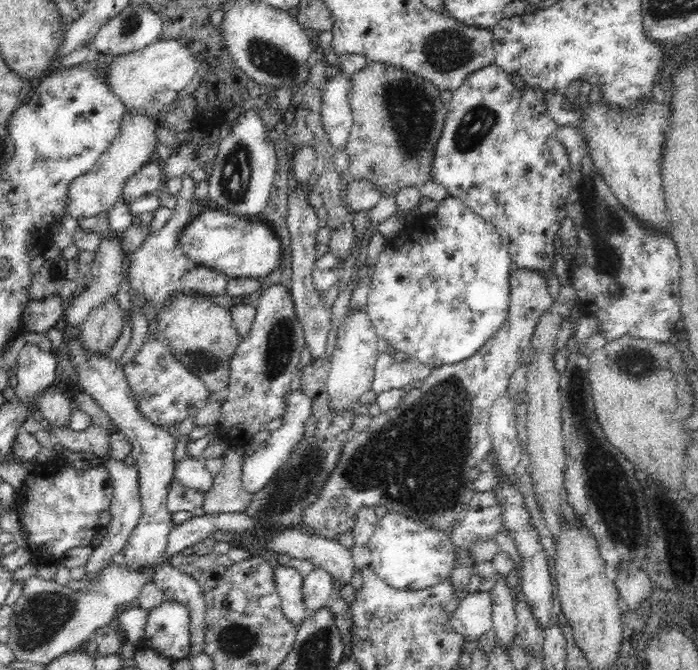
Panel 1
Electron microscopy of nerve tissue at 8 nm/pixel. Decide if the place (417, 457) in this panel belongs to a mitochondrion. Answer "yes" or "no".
yes

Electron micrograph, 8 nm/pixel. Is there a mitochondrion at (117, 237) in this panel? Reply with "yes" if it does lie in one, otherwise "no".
no

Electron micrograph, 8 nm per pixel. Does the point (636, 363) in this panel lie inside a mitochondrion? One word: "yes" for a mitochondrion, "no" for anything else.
yes

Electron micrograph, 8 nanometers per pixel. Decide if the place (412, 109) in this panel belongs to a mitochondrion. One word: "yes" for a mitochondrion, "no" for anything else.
yes

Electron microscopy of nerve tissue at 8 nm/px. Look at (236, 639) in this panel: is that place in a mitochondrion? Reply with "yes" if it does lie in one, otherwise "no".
yes

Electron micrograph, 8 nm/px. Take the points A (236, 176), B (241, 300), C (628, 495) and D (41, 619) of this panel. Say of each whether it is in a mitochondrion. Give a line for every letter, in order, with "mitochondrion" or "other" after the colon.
A: mitochondrion
B: other
C: other
D: mitochondrion

